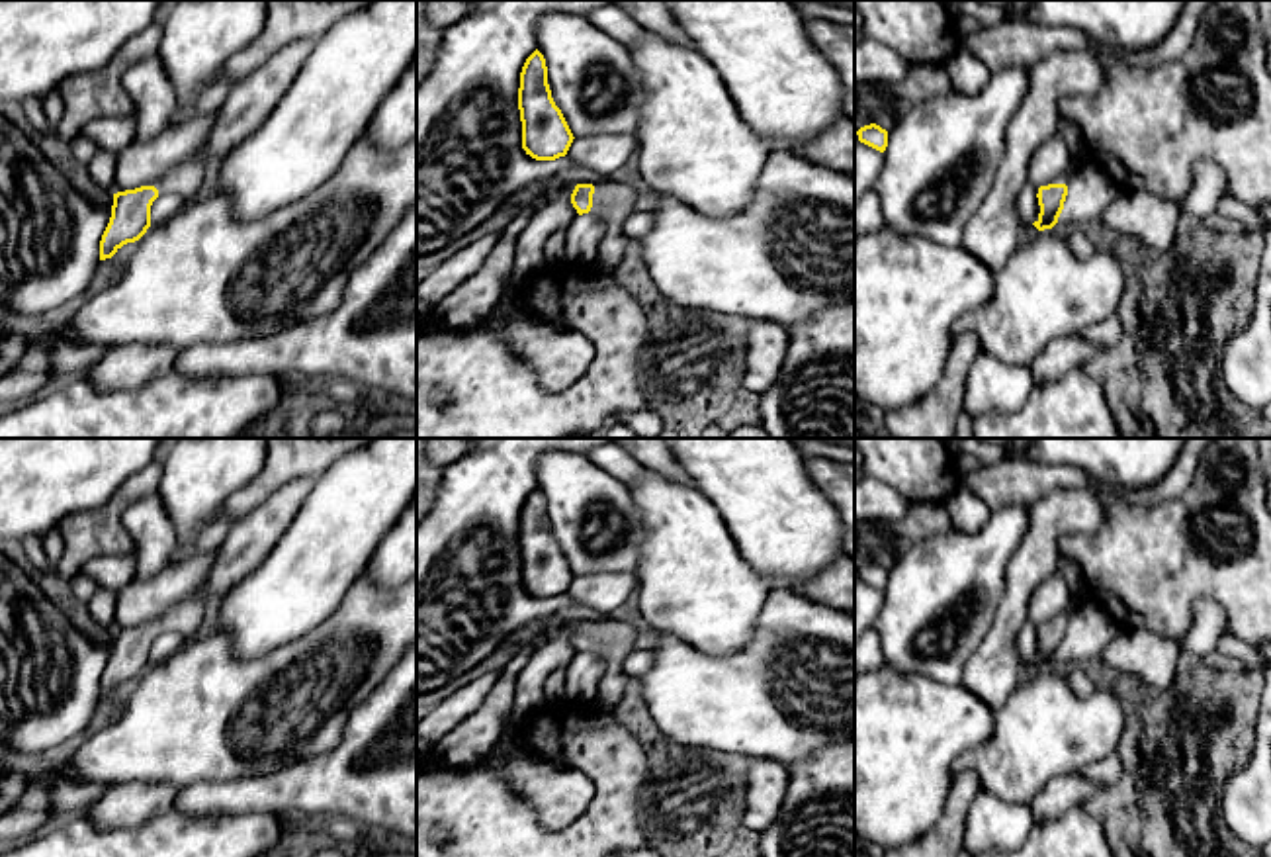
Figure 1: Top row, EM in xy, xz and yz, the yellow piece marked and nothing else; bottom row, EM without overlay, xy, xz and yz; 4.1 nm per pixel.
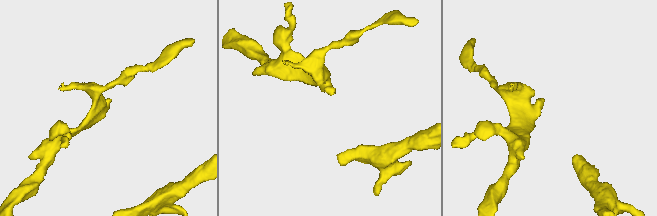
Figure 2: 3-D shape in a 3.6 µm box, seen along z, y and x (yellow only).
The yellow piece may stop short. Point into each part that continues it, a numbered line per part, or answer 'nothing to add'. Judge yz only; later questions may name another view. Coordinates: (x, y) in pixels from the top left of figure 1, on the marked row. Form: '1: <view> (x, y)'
1: yz (1080, 159)

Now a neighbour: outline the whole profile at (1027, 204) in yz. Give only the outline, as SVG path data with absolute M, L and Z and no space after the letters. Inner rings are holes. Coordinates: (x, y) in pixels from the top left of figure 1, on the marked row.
M1025 184L1017 198L1017 213L1023 223L1034 223L1038 221L1040 205L1038 205L1038 188L1034 184Z

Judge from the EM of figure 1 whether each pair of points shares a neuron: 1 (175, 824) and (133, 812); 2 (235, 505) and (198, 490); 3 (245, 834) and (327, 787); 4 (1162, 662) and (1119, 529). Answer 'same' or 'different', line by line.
1: different
2: different
3: different
4: different

